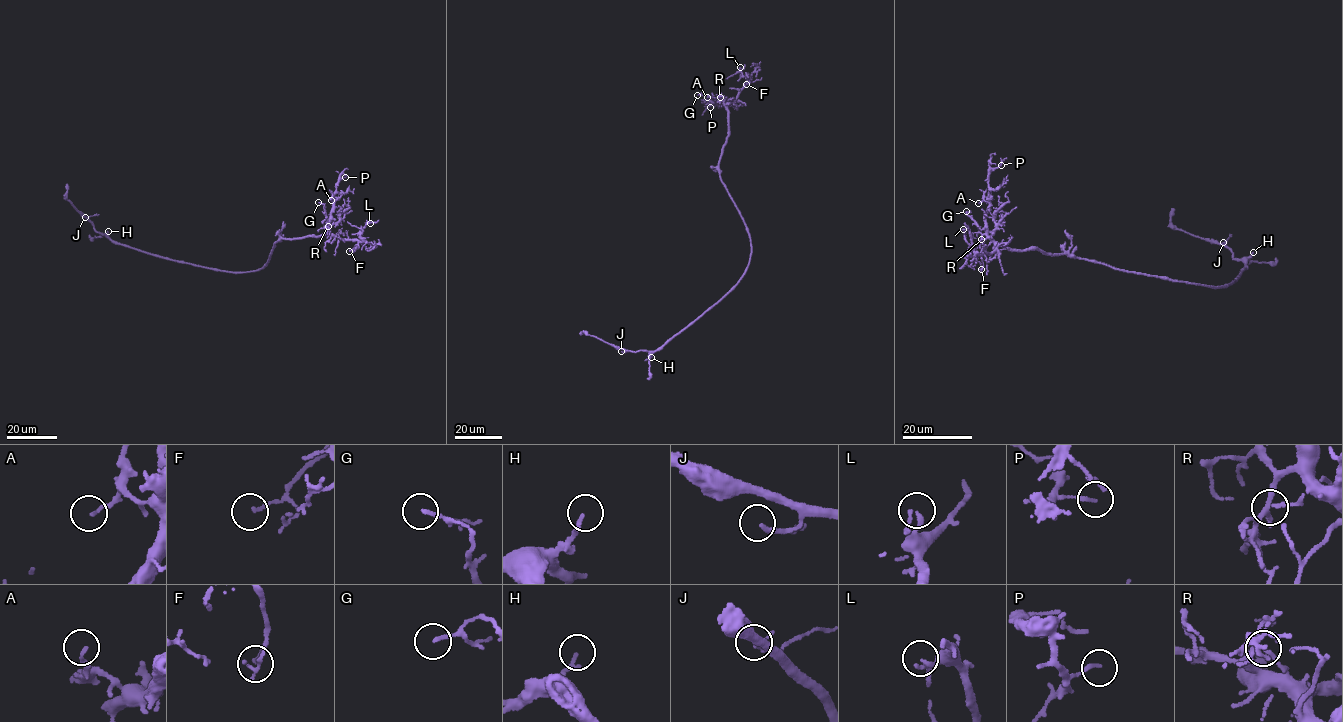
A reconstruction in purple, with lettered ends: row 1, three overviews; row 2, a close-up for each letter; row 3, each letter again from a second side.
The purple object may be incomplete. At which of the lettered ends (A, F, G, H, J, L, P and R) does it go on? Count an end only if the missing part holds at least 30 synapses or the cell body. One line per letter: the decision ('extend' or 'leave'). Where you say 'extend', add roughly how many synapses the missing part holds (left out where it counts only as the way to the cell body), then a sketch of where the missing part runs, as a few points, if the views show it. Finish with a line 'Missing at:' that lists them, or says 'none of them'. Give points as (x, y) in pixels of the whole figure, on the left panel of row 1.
A: leave
F: leave
G: leave
H: leave
J: leave
L: leave
P: leave
R: leave
Missing at: none of them

